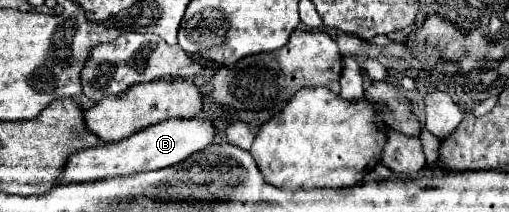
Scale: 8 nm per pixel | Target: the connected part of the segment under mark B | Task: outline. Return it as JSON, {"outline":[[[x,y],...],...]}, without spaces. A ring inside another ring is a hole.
{"outline":[[[171,117],[167,121],[149,125],[139,133],[119,141],[119,143],[103,143],[99,147],[77,151],[69,157],[69,163],[63,169],[63,183],[87,183],[97,179],[107,179],[115,175],[135,175],[153,169],[165,169],[181,163],[189,155],[205,149],[215,137],[215,123],[205,117]]]}

